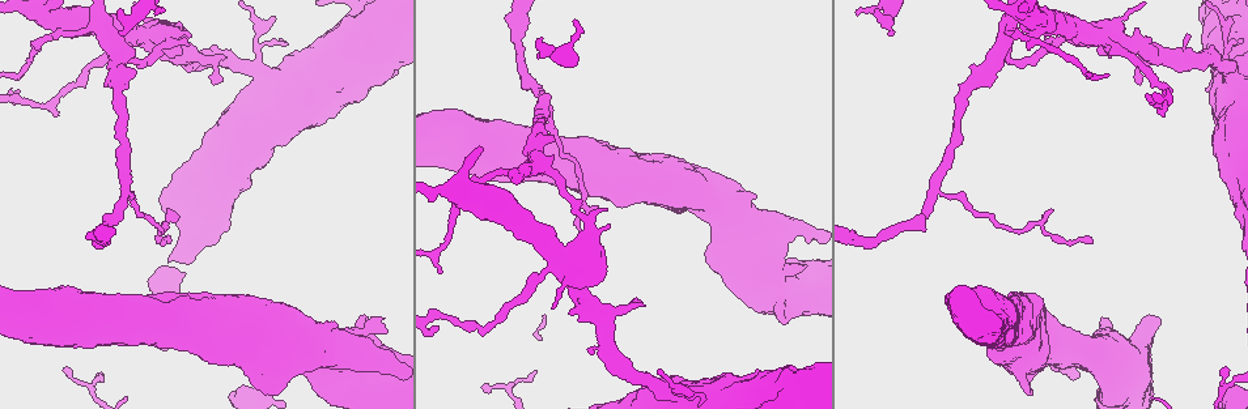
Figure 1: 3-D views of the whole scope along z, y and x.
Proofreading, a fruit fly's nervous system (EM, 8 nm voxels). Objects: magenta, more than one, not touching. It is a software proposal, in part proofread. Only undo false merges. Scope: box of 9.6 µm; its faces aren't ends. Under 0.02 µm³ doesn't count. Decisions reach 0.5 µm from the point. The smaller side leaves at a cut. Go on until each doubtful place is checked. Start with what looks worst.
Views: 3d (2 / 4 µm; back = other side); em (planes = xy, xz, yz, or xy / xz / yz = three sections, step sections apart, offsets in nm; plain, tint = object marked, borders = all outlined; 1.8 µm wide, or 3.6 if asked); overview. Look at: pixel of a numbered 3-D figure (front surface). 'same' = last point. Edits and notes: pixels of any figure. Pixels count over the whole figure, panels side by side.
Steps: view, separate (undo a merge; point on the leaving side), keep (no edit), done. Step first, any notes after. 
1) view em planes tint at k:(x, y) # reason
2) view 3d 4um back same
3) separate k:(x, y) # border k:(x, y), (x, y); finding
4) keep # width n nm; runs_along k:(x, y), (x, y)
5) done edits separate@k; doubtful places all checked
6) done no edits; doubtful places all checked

view em 3.6um planes plain at 1:(145, 36) # abrupt turn

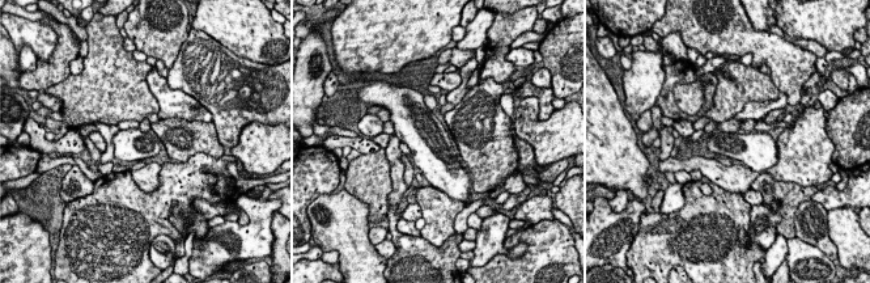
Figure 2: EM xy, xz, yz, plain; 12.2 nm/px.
view em 3.6um planes tint same # where the object lies

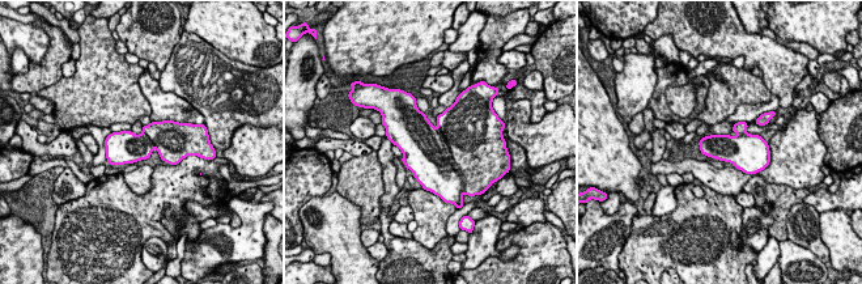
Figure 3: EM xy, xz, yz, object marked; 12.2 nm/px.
separate 3:(472, 157) # border 3:(446, 147), (455, 169), (463, 178); two neurons meet here

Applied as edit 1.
view overview

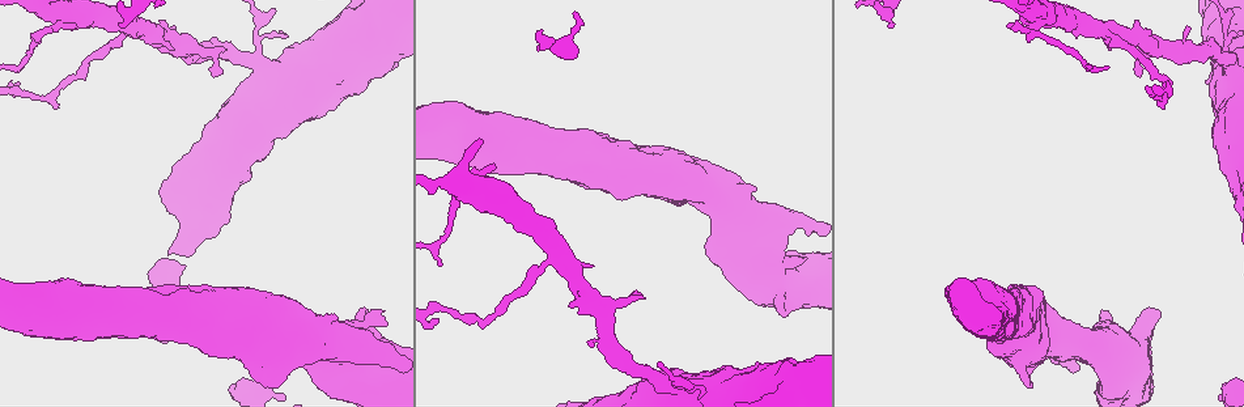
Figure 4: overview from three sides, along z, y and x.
view em 3.6um xy step 8 tint at 4:(59, 22)

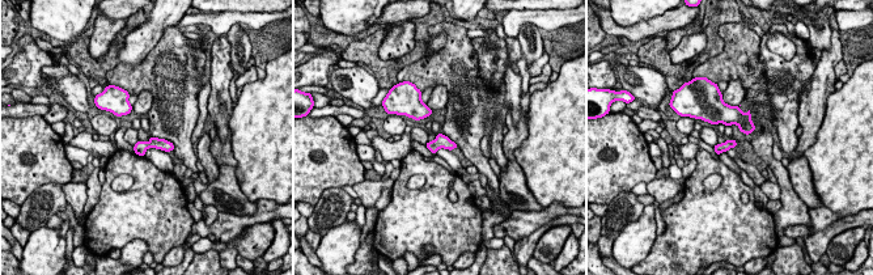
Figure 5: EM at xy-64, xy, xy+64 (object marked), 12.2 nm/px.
view em 3.6um planes tint same

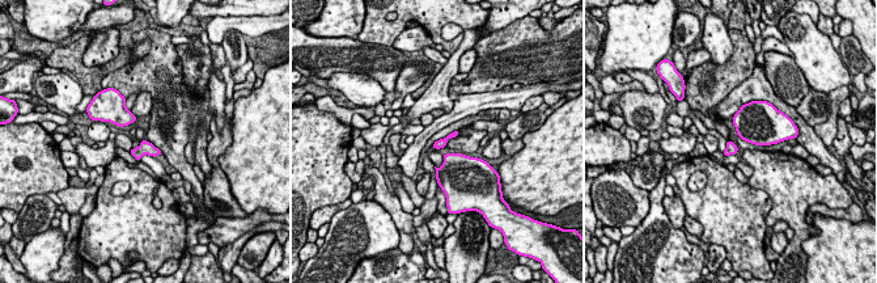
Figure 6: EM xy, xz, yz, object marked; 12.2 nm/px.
keep # width 120 nm; continuous, no second neuron

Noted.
done edits separate@3; doubtful places all checked

